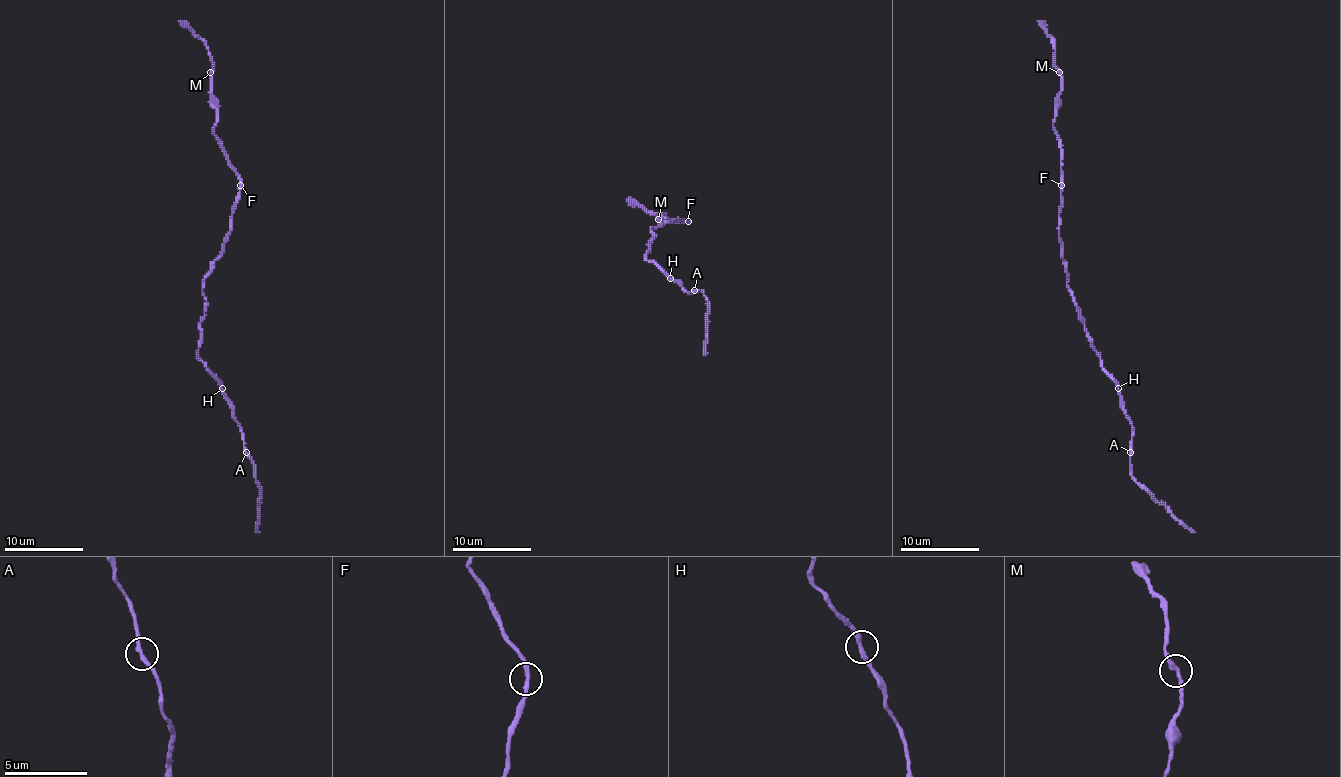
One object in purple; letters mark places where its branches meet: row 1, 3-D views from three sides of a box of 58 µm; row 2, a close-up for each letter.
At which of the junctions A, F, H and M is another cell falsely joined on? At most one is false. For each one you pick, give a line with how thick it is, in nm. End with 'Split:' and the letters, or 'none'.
Split: none

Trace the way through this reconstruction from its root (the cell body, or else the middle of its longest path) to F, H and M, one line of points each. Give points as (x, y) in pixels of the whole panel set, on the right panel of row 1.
F: (1069, 287), (1067, 262), (1063, 258), (1059, 236), (1061, 185)
H: (1069, 287), (1090, 347), (1118, 388)
M: (1069, 287), (1067, 262), (1063, 258), (1059, 236), (1061, 139), (1053, 126), (1055, 100), (1061, 90), (1059, 72)

